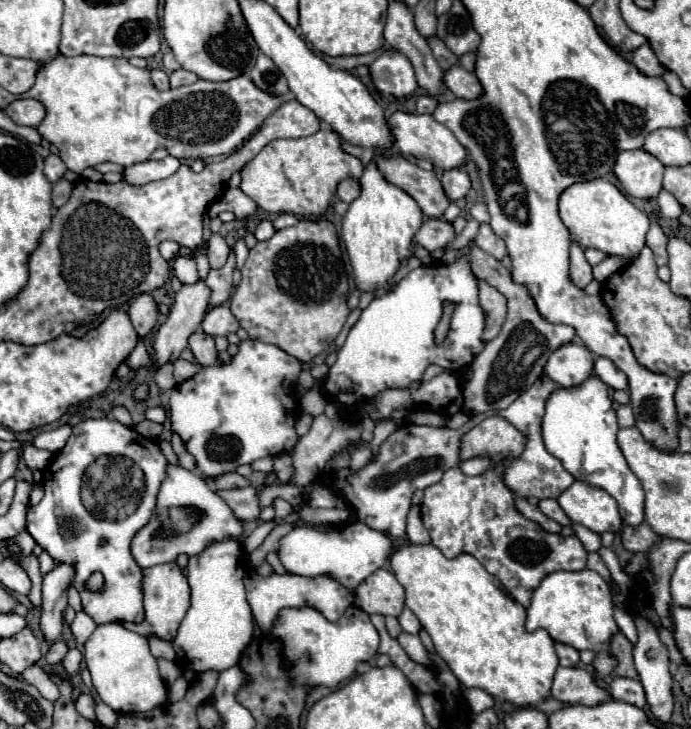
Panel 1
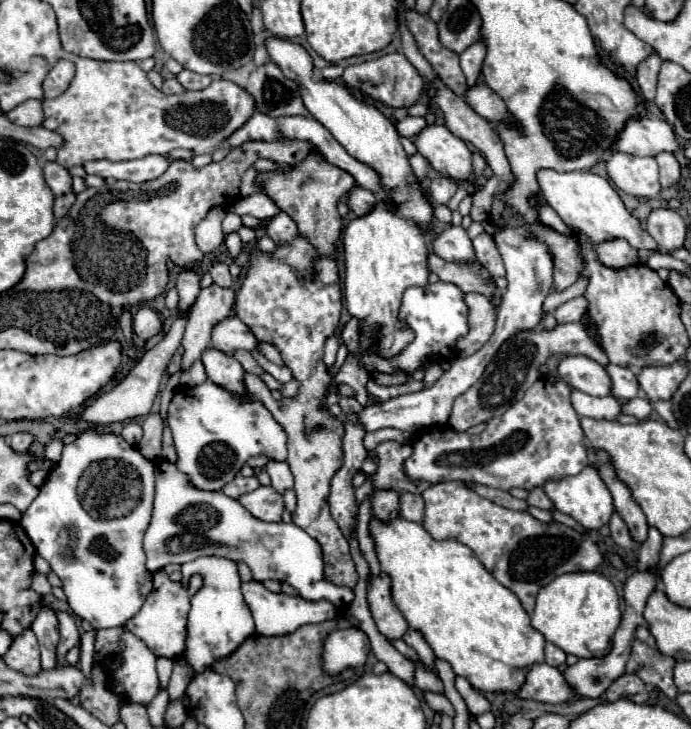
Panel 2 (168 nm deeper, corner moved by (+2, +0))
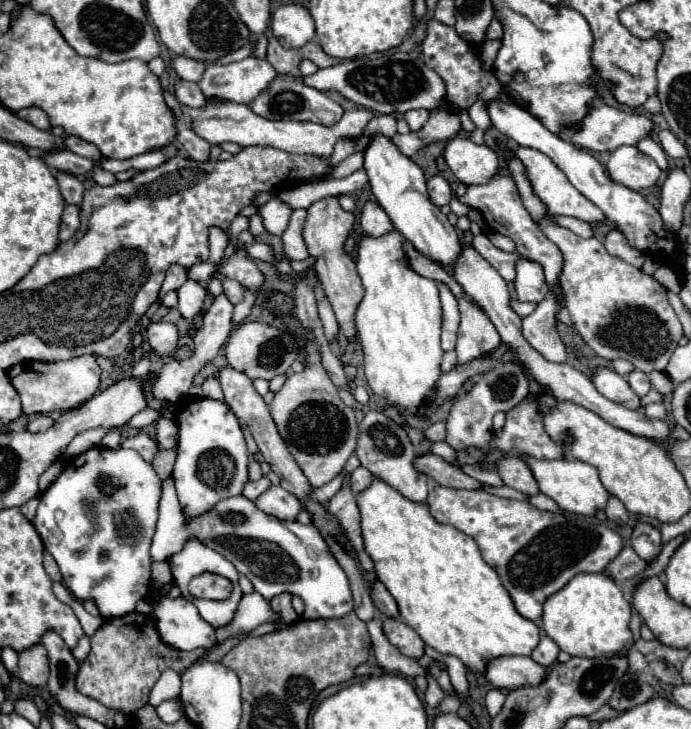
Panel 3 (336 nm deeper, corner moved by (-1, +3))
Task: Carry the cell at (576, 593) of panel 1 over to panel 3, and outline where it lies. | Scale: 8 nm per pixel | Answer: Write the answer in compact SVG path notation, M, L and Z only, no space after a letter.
M578 574L544 602L542 630L570 656L600 658L626 654L634 644L630 632L632 606L606 574Z

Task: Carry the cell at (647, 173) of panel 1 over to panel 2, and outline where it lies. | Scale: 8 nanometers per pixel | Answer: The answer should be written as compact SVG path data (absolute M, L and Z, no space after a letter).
M613 153L607 161L607 173L617 189L633 197L657 197L659 167L653 157Z

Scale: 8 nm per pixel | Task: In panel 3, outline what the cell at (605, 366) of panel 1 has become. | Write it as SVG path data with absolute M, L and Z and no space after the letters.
M640 370L630 372L630 374L626 376L626 380L628 380L628 384L632 386L632 390L634 390L638 396L646 396L646 394L648 394L648 390L652 388L652 386L650 386L648 376L646 376L644 372L640 372Z

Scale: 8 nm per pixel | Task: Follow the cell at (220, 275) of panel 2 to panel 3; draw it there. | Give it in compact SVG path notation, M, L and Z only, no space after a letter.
M222 278L222 284L224 284L224 294L232 304L238 304L238 302L244 300L244 288L236 280Z

